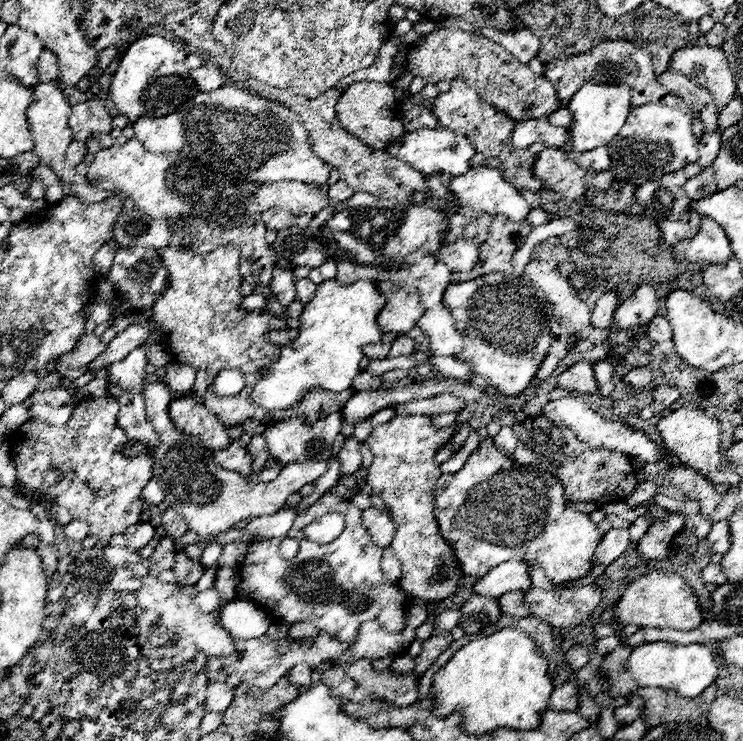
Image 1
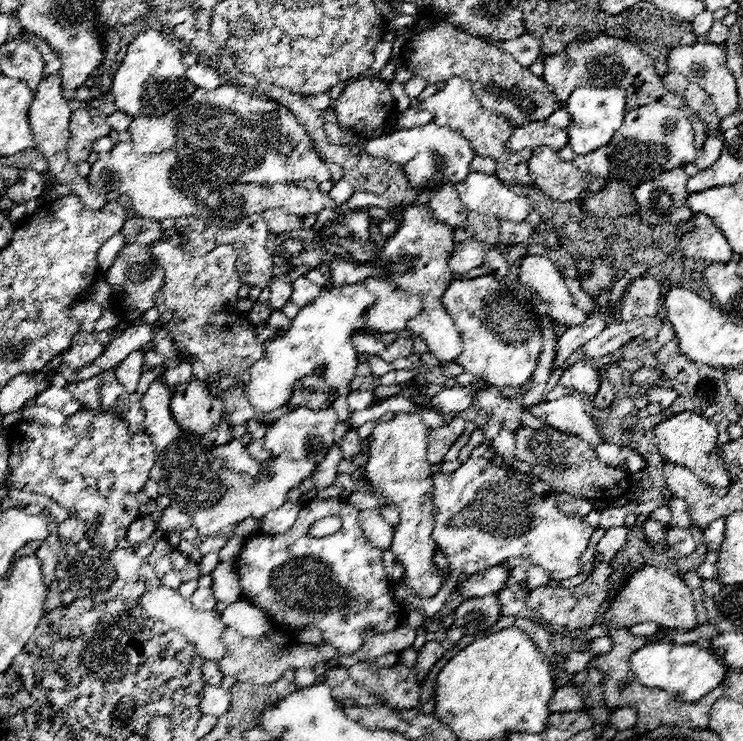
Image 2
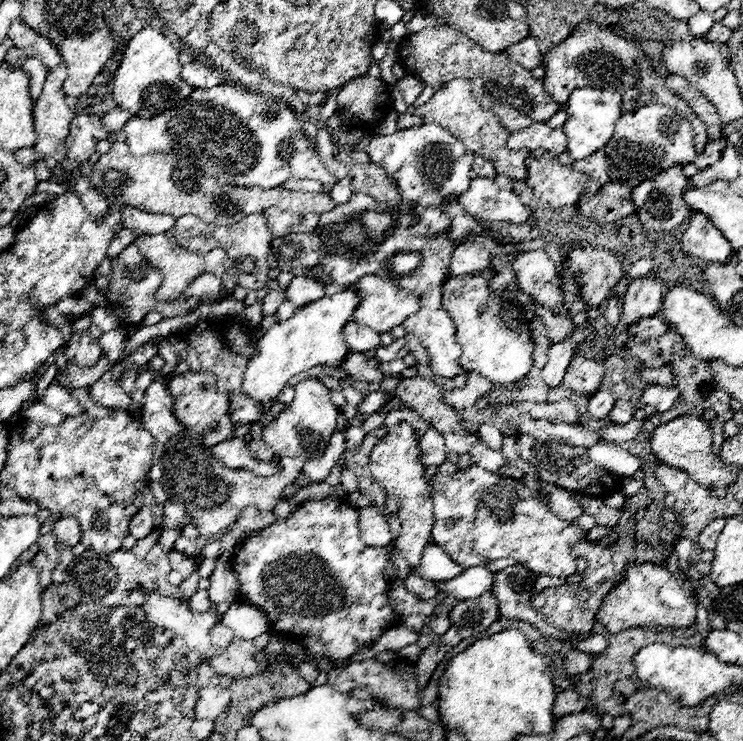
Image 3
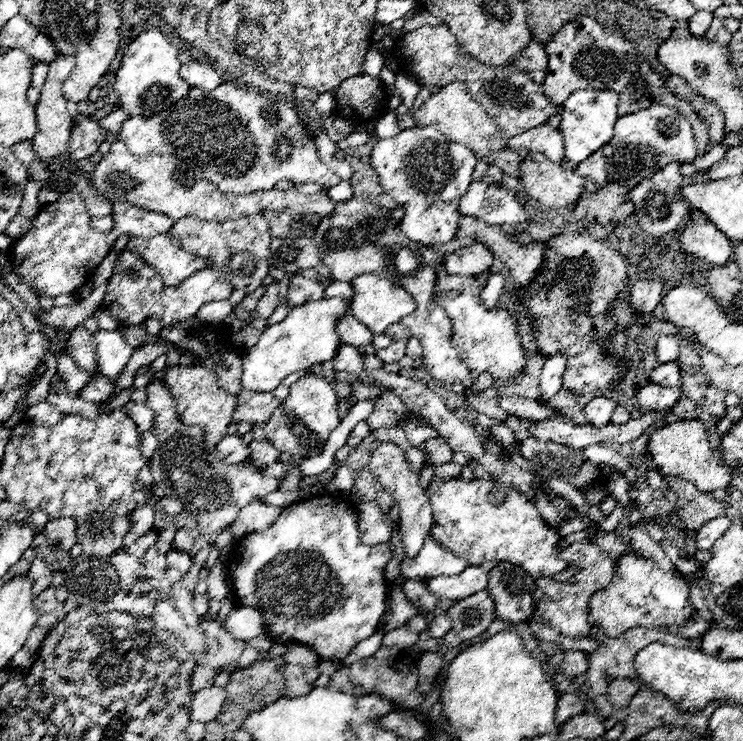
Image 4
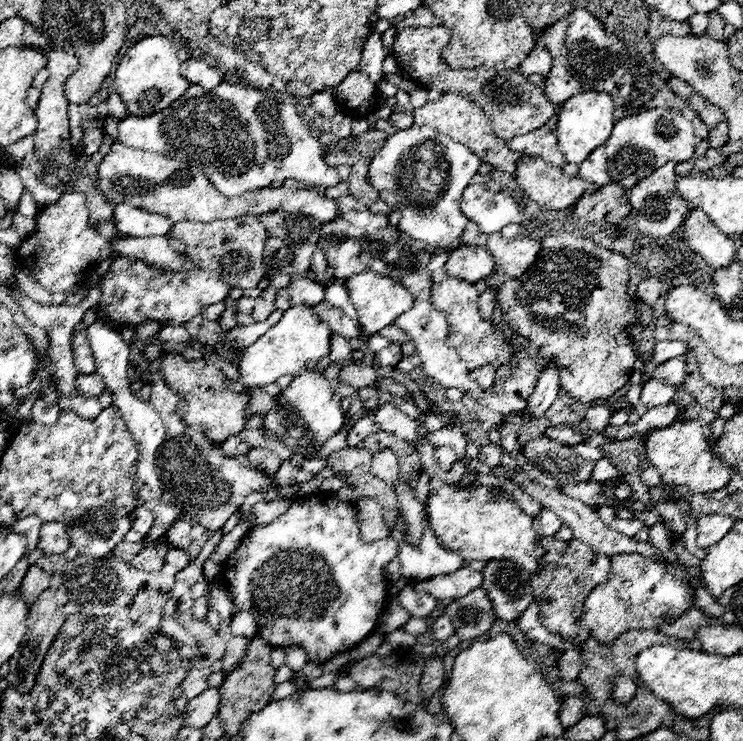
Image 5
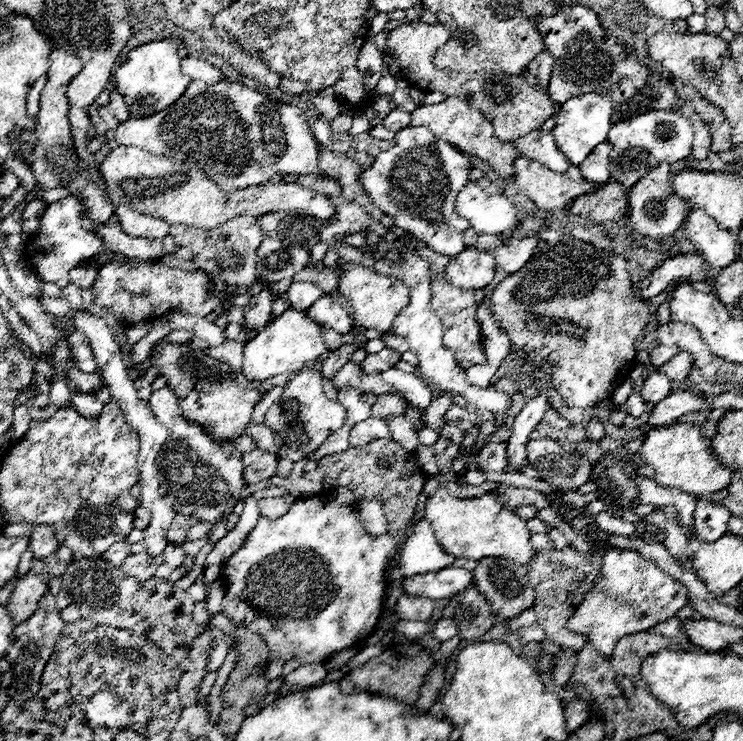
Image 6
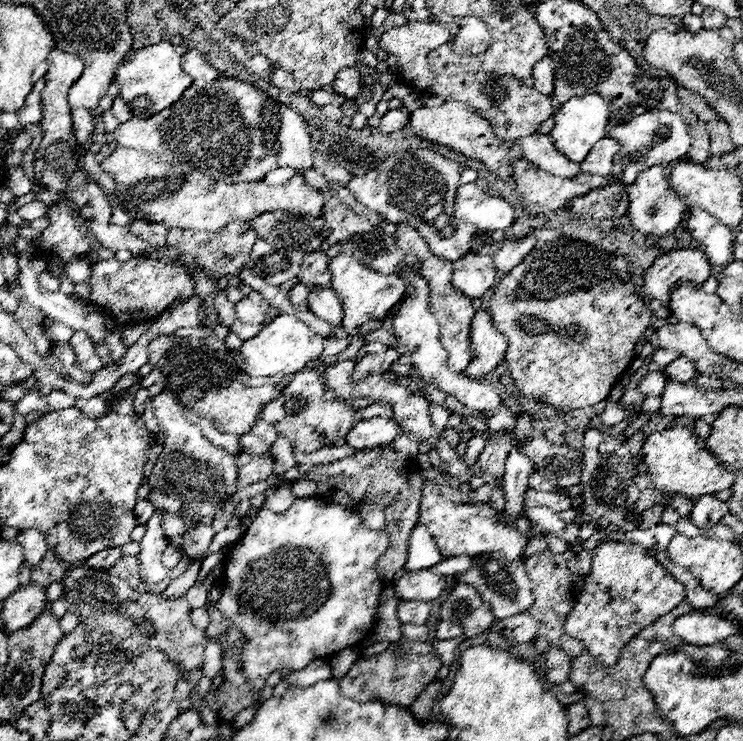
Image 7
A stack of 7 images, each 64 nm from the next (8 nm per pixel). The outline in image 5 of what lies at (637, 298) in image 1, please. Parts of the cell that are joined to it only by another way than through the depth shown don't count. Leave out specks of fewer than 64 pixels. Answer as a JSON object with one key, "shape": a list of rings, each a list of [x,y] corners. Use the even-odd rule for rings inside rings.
{"shape":[[[652,276],[652,278],[648,278],[648,280],[644,280],[644,282],[638,284],[638,288],[636,288],[636,298],[638,298],[640,302],[648,304],[648,306],[654,306],[654,300],[662,296],[662,288],[664,288],[662,280],[660,280],[658,276]]]}

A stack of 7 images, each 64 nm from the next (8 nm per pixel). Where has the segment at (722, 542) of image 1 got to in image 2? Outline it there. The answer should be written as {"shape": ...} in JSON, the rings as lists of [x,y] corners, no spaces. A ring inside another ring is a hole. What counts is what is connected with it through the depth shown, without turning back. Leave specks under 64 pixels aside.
{"shape":[[[724,518],[714,520],[714,522],[702,532],[702,544],[704,544],[708,550],[718,550],[722,538],[724,538]]]}

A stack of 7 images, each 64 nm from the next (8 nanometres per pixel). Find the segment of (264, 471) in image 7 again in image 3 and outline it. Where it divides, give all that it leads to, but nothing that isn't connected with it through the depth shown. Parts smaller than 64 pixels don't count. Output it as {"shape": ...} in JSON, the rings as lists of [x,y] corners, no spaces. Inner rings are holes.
{"shape":[[[252,440],[252,442],[248,444],[248,450],[250,450],[252,456],[254,456],[256,460],[260,460],[260,462],[272,462],[272,460],[274,460],[274,452],[268,450],[266,442],[262,442],[262,440]]]}

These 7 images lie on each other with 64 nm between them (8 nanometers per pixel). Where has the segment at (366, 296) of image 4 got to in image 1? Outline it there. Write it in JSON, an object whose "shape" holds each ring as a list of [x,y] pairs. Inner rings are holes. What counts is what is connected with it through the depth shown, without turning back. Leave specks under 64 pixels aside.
{"shape":[[[379,281],[375,285],[386,296],[386,304],[376,318],[378,328],[384,332],[396,332],[396,334],[406,334],[408,330],[412,330],[414,324],[418,322],[418,318],[424,314],[420,296],[408,294],[402,288],[392,292],[393,284],[391,282]]]}

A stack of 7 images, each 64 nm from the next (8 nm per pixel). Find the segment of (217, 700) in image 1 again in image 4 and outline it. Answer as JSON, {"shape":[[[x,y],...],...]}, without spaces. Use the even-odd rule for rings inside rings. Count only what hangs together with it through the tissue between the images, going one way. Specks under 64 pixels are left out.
{"shape":[[[210,686],[210,688],[196,692],[190,702],[190,720],[192,722],[216,720],[216,716],[222,710],[224,700],[226,700],[226,692],[216,686]]]}

